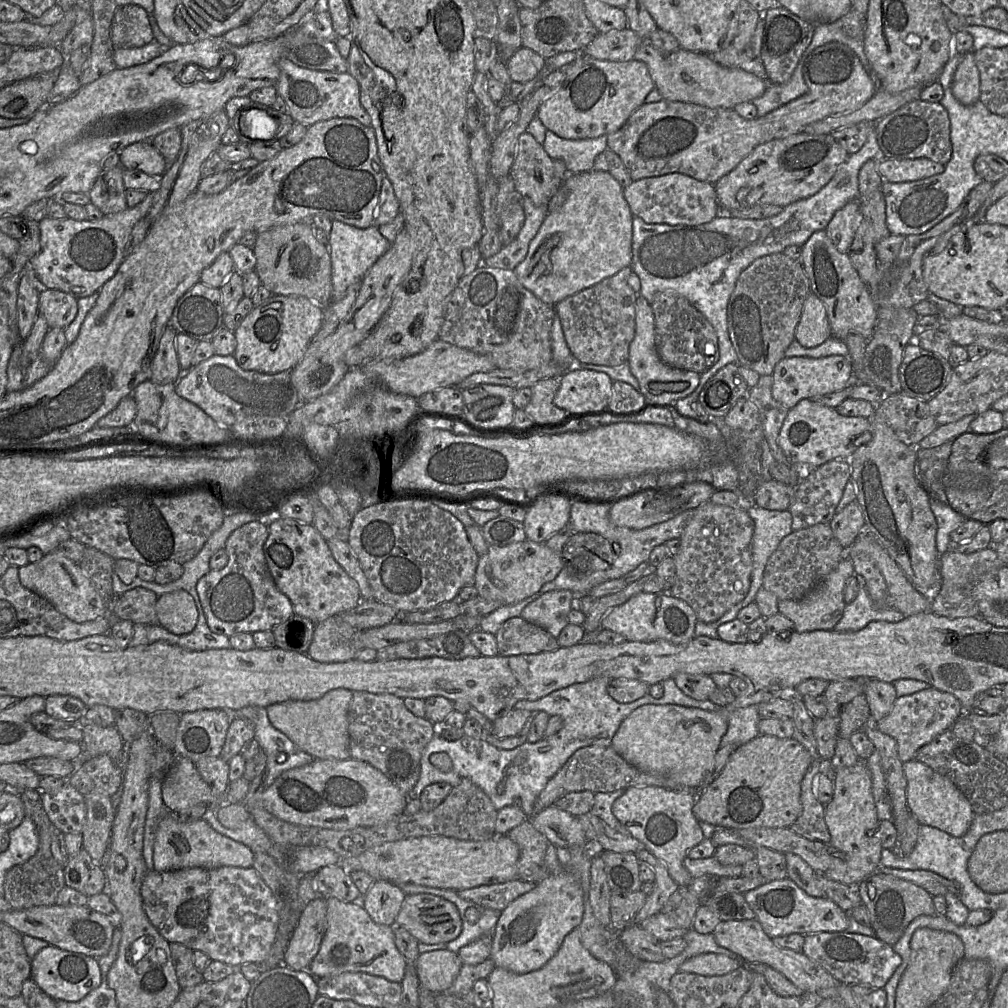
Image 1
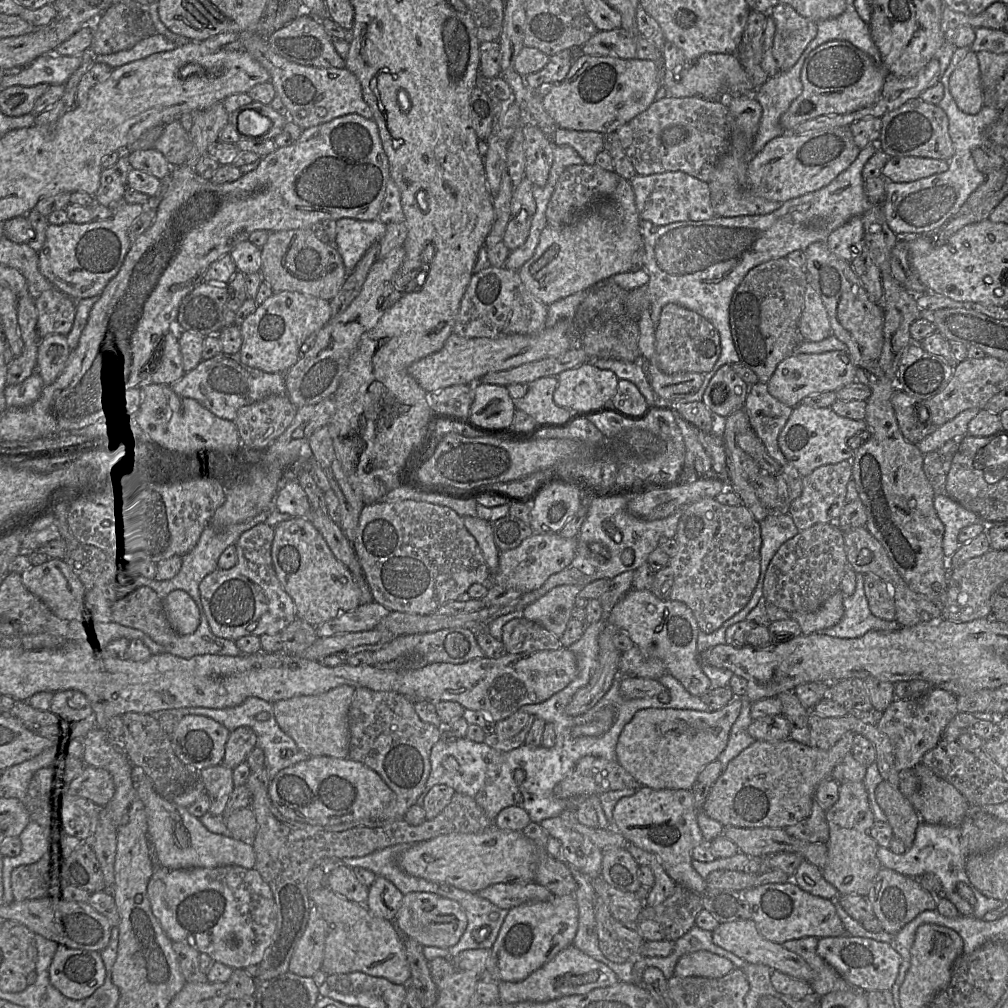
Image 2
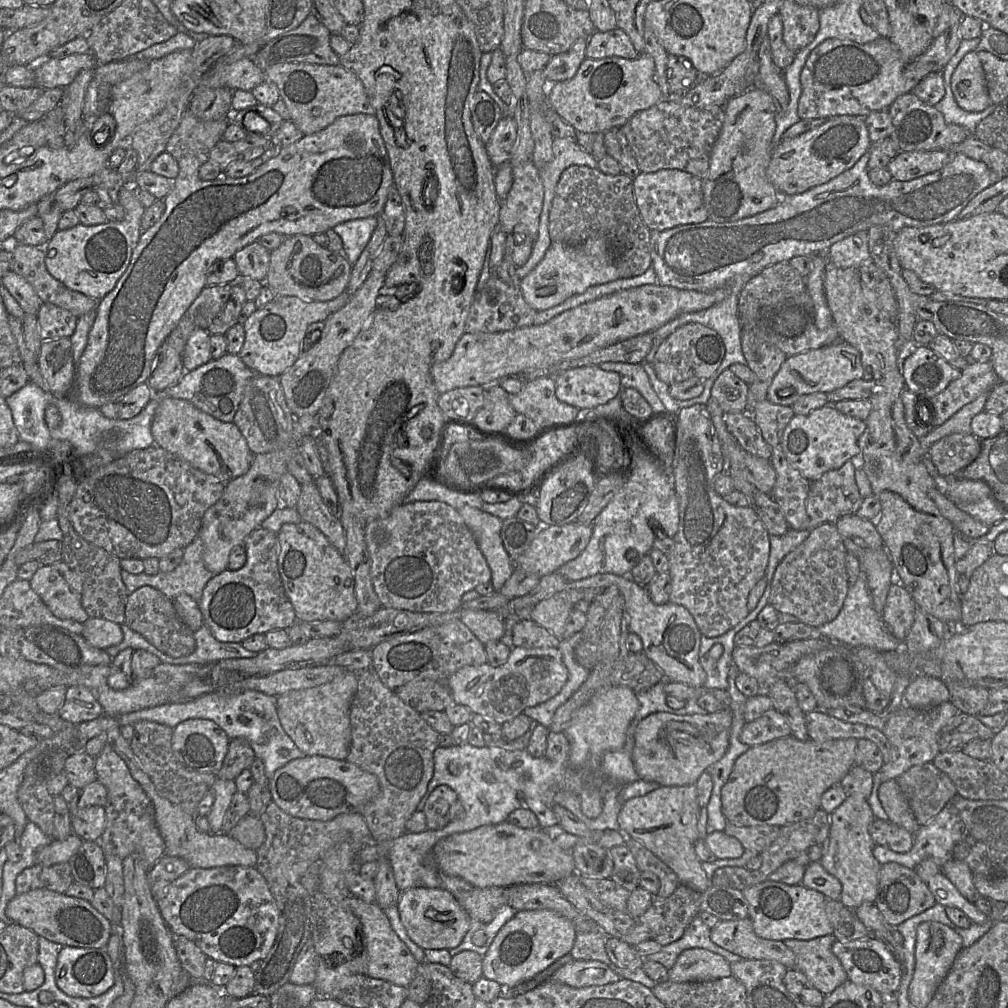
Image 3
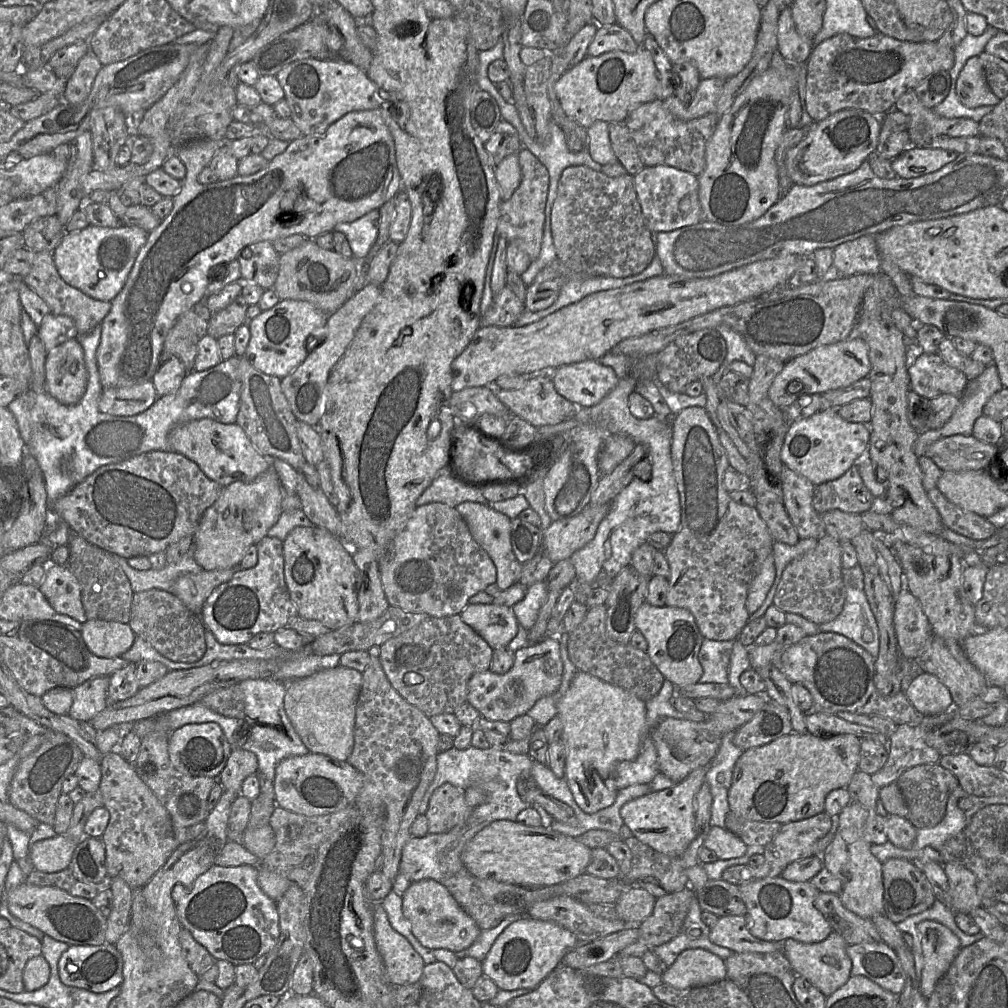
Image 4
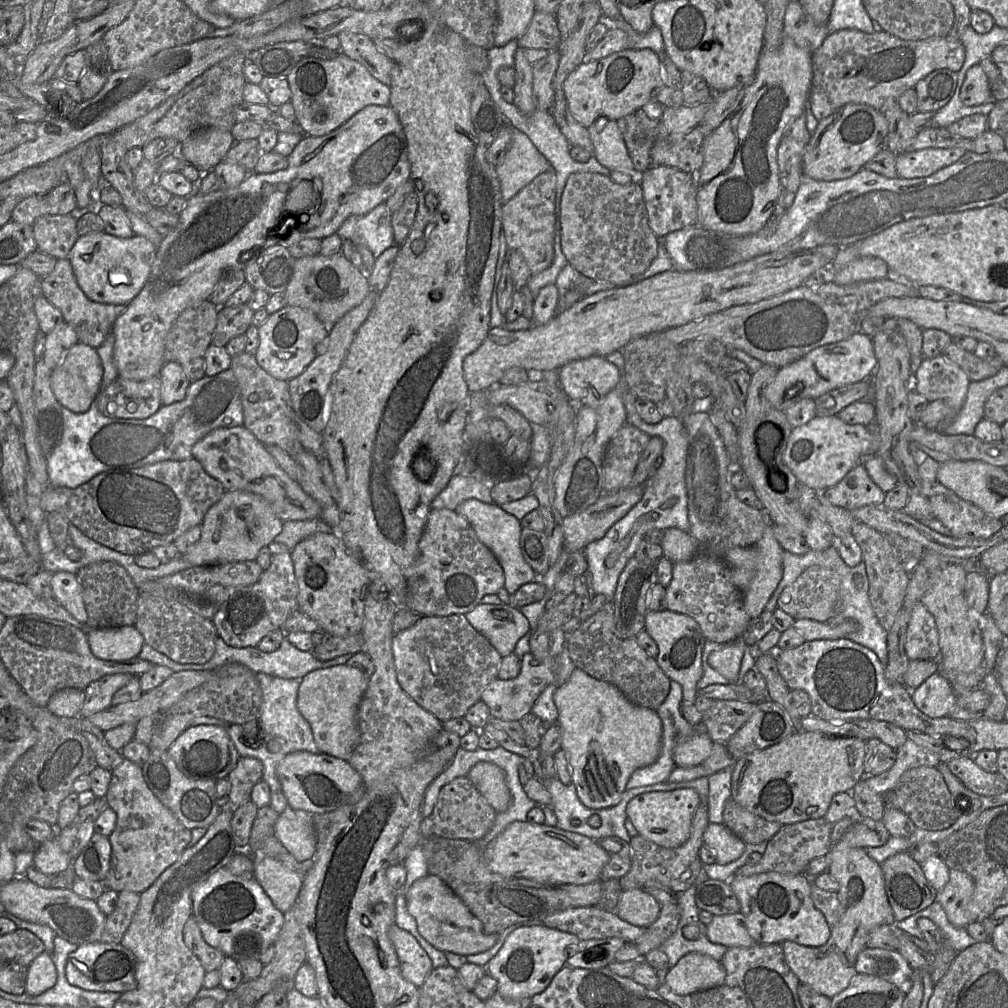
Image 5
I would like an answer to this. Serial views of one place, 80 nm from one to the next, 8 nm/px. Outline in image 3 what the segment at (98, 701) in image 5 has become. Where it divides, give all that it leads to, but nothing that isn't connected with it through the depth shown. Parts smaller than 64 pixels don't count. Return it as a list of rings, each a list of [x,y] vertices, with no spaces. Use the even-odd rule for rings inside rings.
[[[85,686],[67,687],[65,703],[58,716],[75,725],[92,721],[103,714],[103,708],[92,691]]]

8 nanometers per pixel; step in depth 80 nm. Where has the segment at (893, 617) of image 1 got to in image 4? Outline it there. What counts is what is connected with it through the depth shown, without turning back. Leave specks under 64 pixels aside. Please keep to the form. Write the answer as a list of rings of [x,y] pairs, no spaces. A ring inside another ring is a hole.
[[[860,574],[860,580],[849,582],[849,588],[847,588],[847,591],[845,589],[845,603],[842,612],[832,621],[819,625],[819,628],[822,633],[841,634],[860,645],[874,658],[878,657],[880,649],[879,628],[865,594],[864,574]]]

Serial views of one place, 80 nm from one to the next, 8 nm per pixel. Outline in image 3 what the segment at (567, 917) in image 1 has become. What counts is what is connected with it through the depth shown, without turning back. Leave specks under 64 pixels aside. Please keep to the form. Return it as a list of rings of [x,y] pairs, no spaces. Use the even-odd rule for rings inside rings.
[[[550,910],[517,912],[499,930],[483,957],[483,977],[506,988],[534,978],[559,958],[570,954],[576,940],[575,926],[568,918]]]

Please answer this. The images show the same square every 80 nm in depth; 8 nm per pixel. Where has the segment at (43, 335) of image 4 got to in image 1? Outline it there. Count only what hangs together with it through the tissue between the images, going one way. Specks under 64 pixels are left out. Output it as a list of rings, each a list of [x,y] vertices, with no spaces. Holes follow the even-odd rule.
[[[49,288],[41,289],[38,313],[45,318],[49,328],[64,330],[76,317],[77,300],[72,294],[63,291]]]

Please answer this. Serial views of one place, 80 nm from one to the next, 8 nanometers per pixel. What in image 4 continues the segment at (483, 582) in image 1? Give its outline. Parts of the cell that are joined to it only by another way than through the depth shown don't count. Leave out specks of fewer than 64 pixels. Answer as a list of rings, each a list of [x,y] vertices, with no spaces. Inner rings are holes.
[[[610,503],[588,504],[576,516],[553,521],[549,528],[543,531],[542,553],[554,564],[569,559],[594,538],[609,509]]]

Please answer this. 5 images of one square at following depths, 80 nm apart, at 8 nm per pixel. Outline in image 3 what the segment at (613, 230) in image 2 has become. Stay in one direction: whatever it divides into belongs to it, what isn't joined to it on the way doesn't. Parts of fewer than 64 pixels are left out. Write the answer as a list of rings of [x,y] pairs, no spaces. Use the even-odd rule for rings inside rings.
[[[552,242],[538,265],[520,279],[520,289],[526,303],[536,311],[543,311],[559,305],[573,295],[583,293],[589,287],[620,278],[617,267],[608,256],[591,254],[591,248]]]

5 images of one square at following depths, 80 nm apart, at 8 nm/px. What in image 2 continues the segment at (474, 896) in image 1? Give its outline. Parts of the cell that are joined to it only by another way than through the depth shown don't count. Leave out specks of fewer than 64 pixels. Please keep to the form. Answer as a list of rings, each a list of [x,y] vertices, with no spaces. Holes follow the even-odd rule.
[[[536,882],[497,883],[478,891],[477,894],[505,910],[524,903],[550,901],[556,897],[551,891]]]

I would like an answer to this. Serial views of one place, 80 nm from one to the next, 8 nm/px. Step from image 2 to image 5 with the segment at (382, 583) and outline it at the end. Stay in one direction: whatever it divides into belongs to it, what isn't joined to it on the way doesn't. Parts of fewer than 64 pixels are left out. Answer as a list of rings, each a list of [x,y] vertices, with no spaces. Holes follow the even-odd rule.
[[[431,509],[418,556],[409,569],[406,608],[420,617],[467,614],[481,604],[487,594],[504,588],[503,569],[493,553],[478,539],[470,523],[454,510]]]

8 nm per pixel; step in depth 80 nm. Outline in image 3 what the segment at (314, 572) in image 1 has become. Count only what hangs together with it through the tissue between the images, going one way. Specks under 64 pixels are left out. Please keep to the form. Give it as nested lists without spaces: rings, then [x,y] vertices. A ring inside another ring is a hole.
[[[286,523],[276,534],[279,541],[278,570],[297,622],[345,621],[357,611],[355,580],[345,557],[312,524]]]

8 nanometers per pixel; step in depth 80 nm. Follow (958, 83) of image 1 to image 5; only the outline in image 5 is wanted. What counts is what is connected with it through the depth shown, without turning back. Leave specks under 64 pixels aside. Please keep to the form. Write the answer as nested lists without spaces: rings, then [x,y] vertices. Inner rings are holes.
[[[975,64],[968,69],[960,88],[960,99],[966,106],[997,102],[991,93],[988,78],[980,64]]]

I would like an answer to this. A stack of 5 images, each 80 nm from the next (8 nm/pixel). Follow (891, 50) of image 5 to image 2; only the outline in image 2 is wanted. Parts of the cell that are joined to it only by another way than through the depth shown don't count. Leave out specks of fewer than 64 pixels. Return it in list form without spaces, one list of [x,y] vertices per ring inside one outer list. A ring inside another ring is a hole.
[[[828,41],[815,48],[801,71],[803,91],[781,116],[780,125],[792,132],[802,122],[818,116],[836,116],[871,106],[878,101],[888,72],[852,43]]]

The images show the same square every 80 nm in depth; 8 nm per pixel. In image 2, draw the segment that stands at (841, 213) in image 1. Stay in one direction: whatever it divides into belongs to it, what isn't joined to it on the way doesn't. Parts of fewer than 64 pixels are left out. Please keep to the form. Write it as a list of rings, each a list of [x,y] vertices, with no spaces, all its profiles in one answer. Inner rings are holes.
[[[855,216],[829,235],[827,245],[836,256],[851,263],[863,249],[863,238],[862,217]]]

